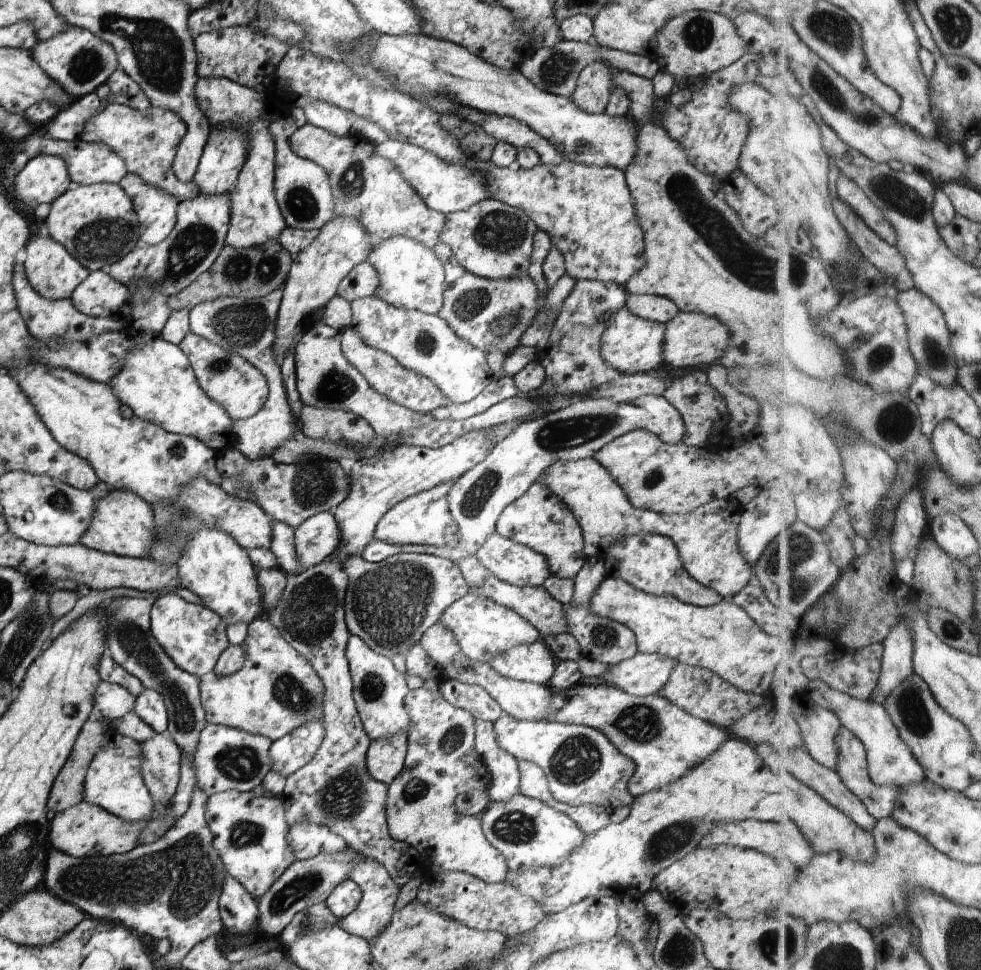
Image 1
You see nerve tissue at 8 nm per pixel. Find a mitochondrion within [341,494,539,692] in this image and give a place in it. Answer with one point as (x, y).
(387, 604)

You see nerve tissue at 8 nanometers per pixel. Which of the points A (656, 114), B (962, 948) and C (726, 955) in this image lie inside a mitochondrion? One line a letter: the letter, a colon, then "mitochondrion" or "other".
A: other
B: mitochondrion
C: other

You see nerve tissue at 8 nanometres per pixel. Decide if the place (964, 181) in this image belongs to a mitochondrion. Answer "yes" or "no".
no

